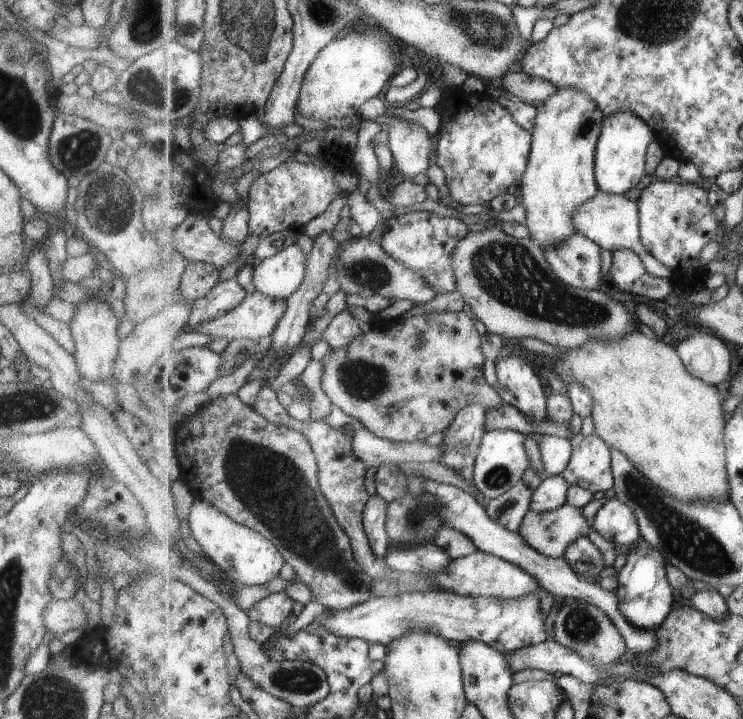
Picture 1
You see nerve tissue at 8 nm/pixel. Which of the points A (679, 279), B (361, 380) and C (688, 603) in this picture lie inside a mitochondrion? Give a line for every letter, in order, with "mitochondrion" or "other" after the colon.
A: other
B: mitochondrion
C: other

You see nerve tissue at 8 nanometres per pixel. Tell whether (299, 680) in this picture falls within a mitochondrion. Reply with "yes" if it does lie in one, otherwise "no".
yes

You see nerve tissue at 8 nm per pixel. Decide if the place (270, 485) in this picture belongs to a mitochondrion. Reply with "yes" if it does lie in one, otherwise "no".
yes

